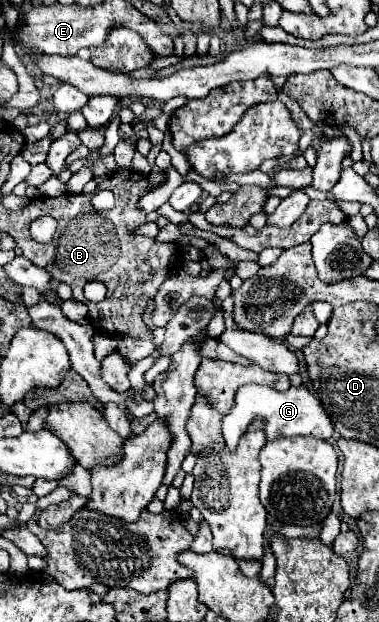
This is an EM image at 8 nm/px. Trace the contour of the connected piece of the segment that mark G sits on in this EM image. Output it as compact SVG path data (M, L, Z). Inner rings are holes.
M249 383L249 385L243 385L237 391L235 407L231 409L231 413L227 413L223 417L223 439L225 439L225 445L231 451L237 447L239 437L245 433L245 429L249 427L249 423L255 417L265 419L265 435L267 435L267 439L293 437L293 435L313 435L317 439L327 441L327 439L333 437L331 417L329 417L327 409L323 407L323 403L309 389L305 389L305 387L289 387L287 391L277 391L277 389L271 389L267 385Z

